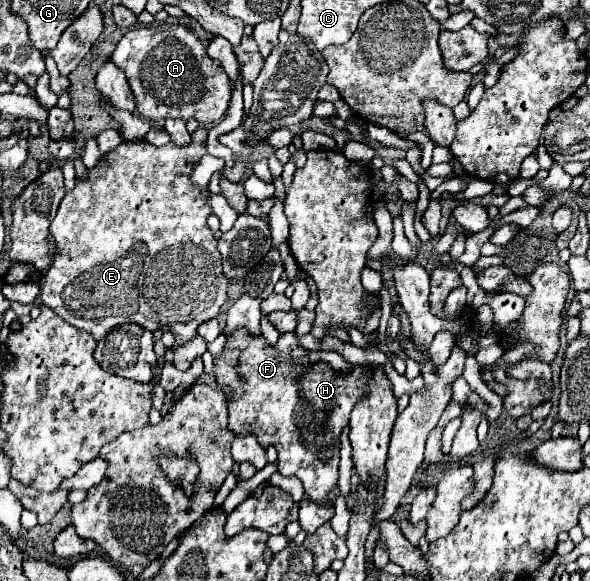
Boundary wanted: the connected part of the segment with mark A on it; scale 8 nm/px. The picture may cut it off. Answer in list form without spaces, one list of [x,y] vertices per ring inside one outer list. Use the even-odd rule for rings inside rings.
[[[151,24],[129,30],[115,46],[111,62],[125,70],[127,82],[135,94],[137,112],[149,122],[161,124],[167,118],[197,120],[215,124],[225,116],[231,100],[231,80],[223,66],[207,56],[199,34],[187,26]]]

